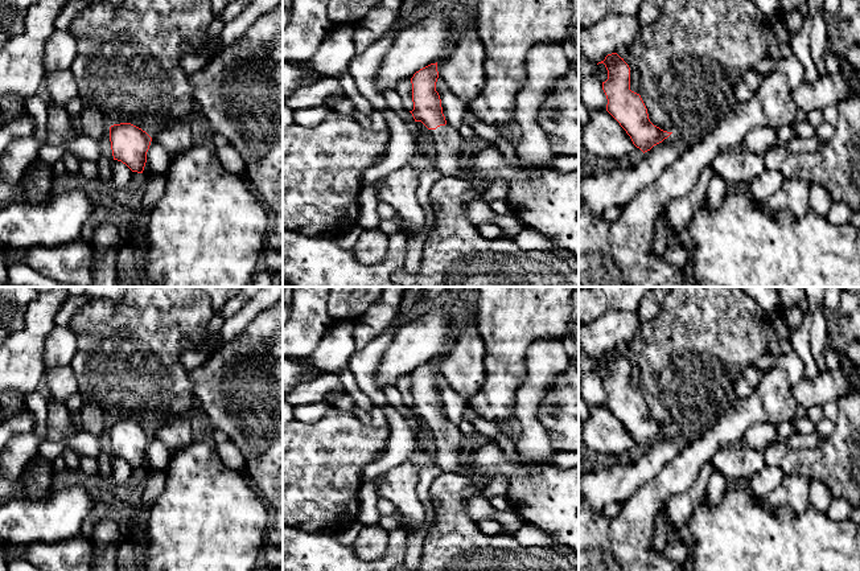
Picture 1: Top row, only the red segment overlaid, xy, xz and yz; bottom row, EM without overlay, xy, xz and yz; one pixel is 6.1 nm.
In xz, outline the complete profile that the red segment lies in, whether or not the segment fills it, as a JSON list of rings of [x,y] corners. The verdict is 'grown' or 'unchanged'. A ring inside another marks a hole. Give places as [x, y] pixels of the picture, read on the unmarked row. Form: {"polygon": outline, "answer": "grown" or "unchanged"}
{"polygon": [[[437,358],[413,370],[411,374],[413,406],[410,408],[415,418],[421,418],[433,432],[437,447],[433,463],[441,472],[464,473],[466,452],[460,449],[462,434],[458,431],[458,426],[447,420],[441,395],[436,387],[437,374]]], "answer": "grown"}

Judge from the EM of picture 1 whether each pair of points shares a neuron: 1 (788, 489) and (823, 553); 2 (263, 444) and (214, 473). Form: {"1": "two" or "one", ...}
{"1": "two", "2": "two"}

